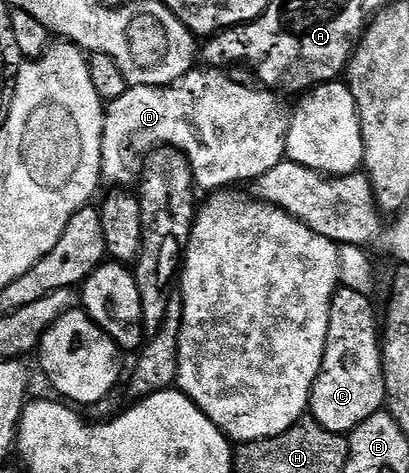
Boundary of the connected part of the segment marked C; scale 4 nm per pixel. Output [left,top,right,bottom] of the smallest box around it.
[310,286,385,436]

